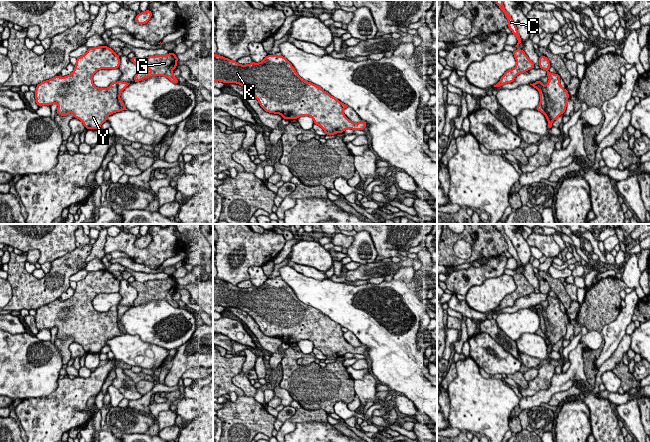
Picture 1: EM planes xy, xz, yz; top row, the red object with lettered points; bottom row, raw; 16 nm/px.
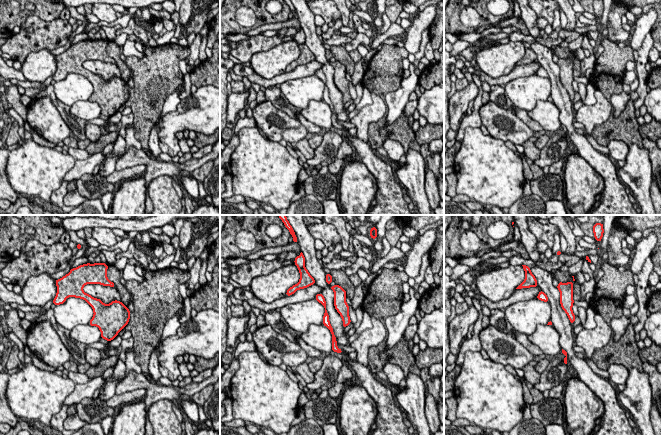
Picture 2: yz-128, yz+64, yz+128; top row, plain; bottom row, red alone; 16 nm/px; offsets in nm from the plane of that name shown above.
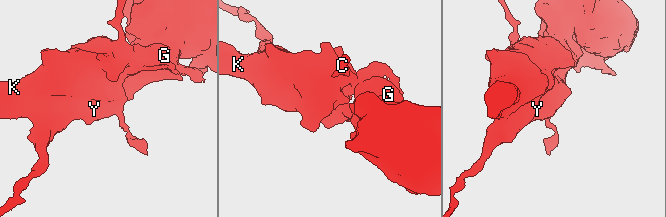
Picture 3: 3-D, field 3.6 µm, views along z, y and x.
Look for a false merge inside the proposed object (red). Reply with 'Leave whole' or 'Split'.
Split

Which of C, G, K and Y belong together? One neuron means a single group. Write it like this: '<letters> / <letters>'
C / G K Y

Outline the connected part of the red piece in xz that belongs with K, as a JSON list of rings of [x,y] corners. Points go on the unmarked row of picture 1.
[[[213,279],[213,306],[236,307],[246,311],[269,337],[280,338],[283,343],[297,343],[301,340],[313,342],[326,359],[343,357],[346,353],[364,354],[367,347],[353,347],[344,339],[341,326],[321,311],[301,302],[292,288],[283,280],[267,279],[259,287],[241,289],[223,280]]]

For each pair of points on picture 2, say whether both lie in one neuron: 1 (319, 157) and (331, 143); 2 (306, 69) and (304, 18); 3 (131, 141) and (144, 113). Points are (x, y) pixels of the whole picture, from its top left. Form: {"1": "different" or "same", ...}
{"1": "same", "2": "different", "3": "different"}

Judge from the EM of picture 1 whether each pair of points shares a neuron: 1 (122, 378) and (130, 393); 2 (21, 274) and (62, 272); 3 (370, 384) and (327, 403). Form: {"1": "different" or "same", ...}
{"1": "same", "2": "same", "3": "different"}

